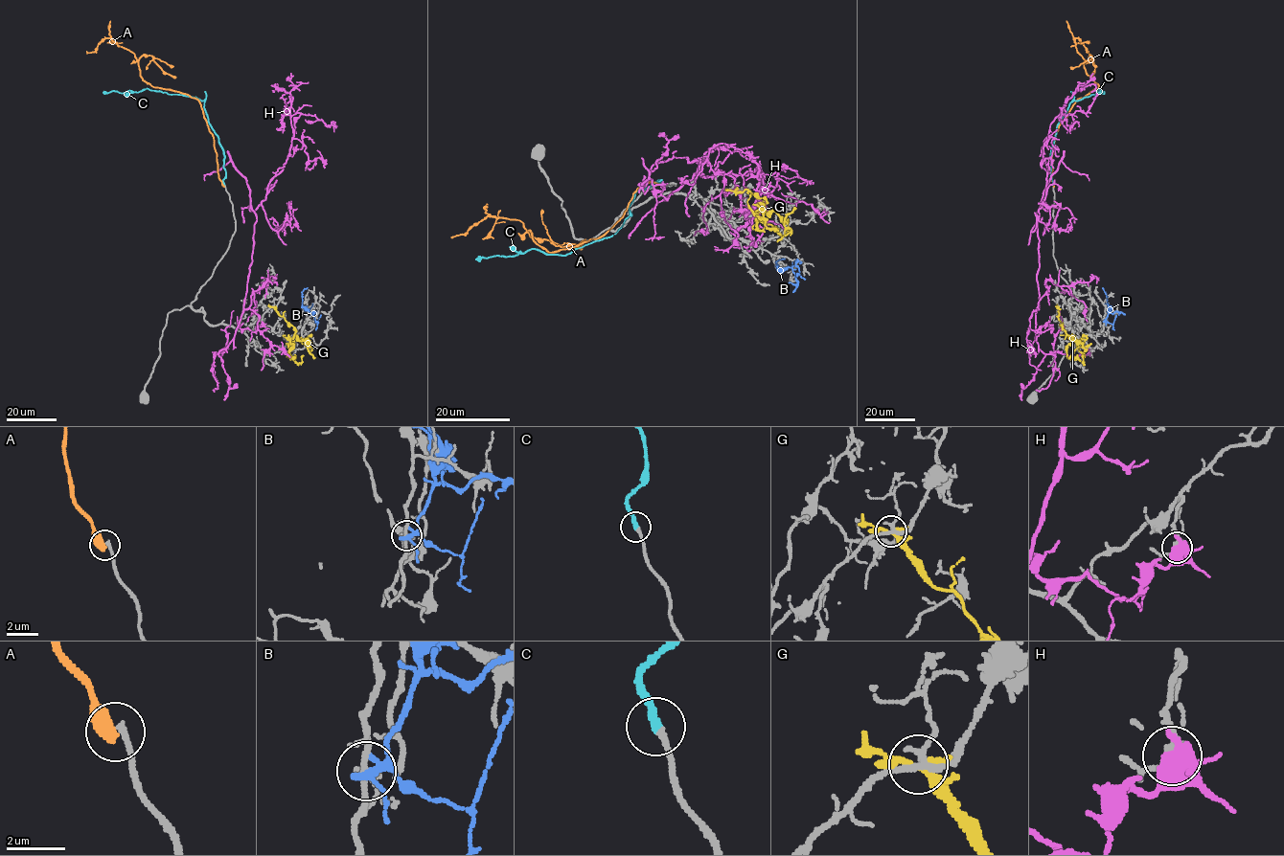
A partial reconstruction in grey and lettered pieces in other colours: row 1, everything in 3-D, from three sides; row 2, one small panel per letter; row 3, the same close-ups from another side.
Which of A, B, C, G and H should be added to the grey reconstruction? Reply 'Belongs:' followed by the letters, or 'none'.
Belongs: C

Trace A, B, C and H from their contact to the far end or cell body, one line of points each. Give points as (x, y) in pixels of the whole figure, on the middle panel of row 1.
A: (659, 184), (644, 183), (605, 234), (568, 249), (549, 253), (520, 220), (500, 217), (486, 216), (450, 237)
B: (796, 260), (791, 267), (779, 268), (776, 261), (785, 258)
C: (659, 184), (661, 180), (635, 192), (628, 215), (615, 234), (564, 256), (533, 249), (512, 257), (475, 259)
H: (716, 173), (711, 149), (689, 162), (708, 160), (700, 176), (763, 176), (762, 209), (733, 241)

